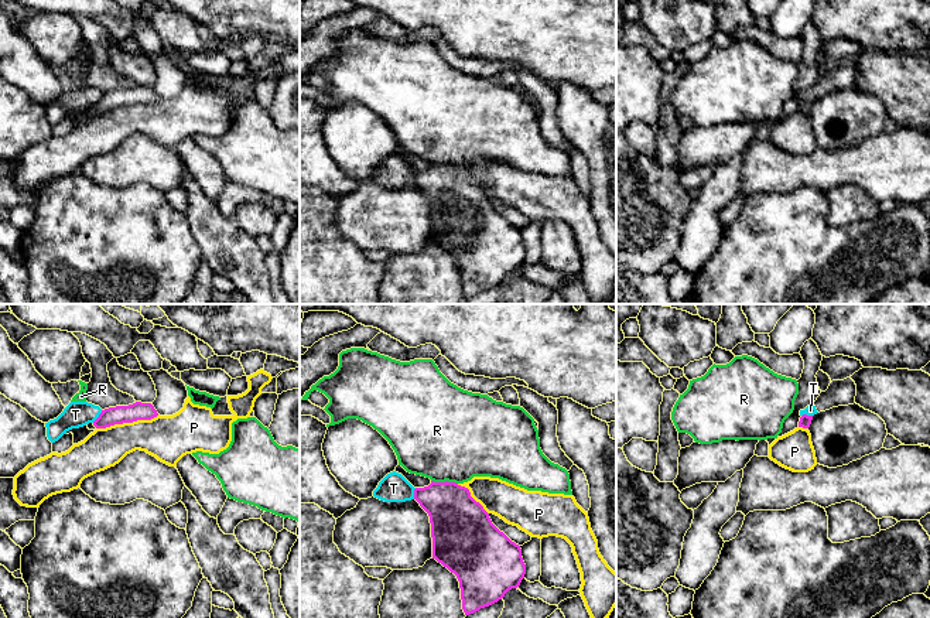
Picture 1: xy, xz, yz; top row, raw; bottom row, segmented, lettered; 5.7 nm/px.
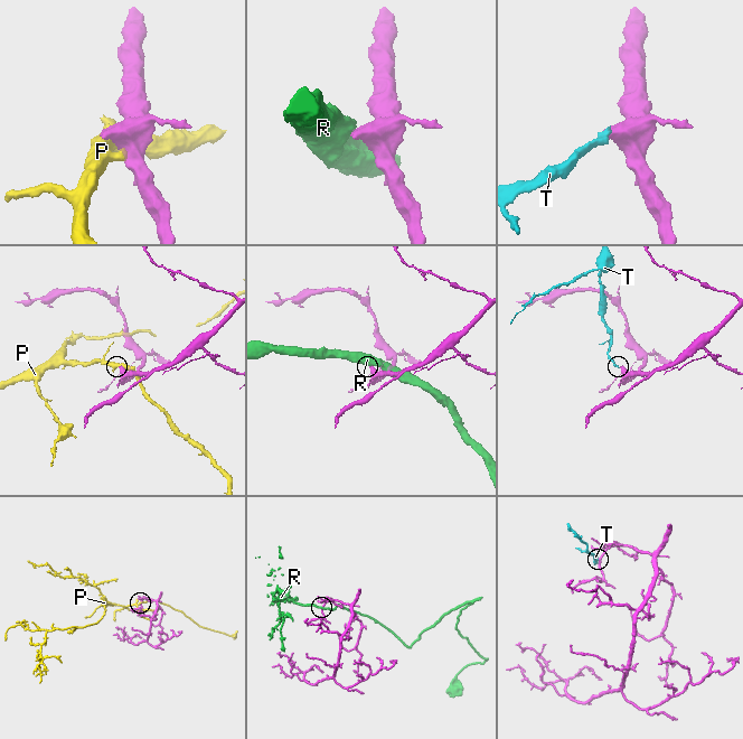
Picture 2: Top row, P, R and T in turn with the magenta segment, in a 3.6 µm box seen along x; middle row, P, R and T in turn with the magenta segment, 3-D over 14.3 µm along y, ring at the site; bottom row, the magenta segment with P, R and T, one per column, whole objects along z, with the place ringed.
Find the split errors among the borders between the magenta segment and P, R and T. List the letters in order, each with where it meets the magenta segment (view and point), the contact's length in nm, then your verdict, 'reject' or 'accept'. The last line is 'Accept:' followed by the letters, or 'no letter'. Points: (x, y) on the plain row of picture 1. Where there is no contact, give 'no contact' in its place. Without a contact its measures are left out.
P: xy (127, 105) | 360 nm | reject
R: xz (445, 164) | 150 nm | reject
T: xy (99, 99) | 90 nm | reject
Accept: no letter

